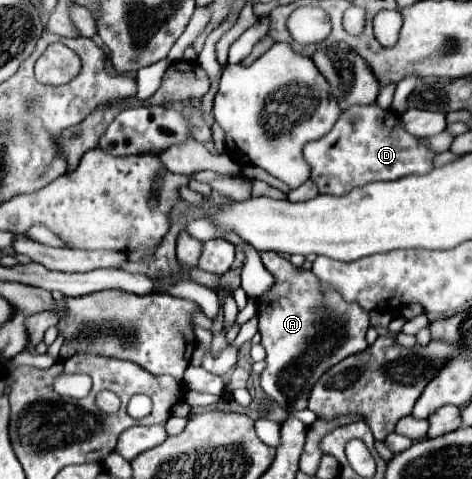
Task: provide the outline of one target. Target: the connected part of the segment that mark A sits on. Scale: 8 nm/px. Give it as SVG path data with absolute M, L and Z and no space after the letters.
M263 252L265 268L275 276L275 286L259 300L259 334L267 352L267 368L261 374L261 388L285 410L307 408L313 384L331 366L347 356L359 354L365 346L369 314L359 304L347 304L337 292L319 292L313 272L301 272L275 252Z

